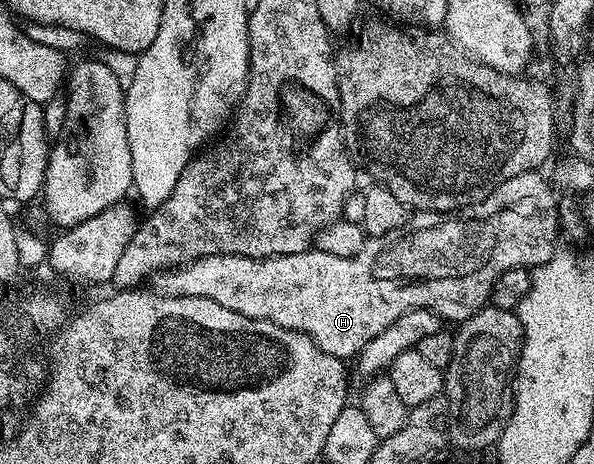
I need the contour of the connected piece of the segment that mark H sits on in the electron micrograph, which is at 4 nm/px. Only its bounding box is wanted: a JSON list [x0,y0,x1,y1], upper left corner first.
[149,171,553,359]

